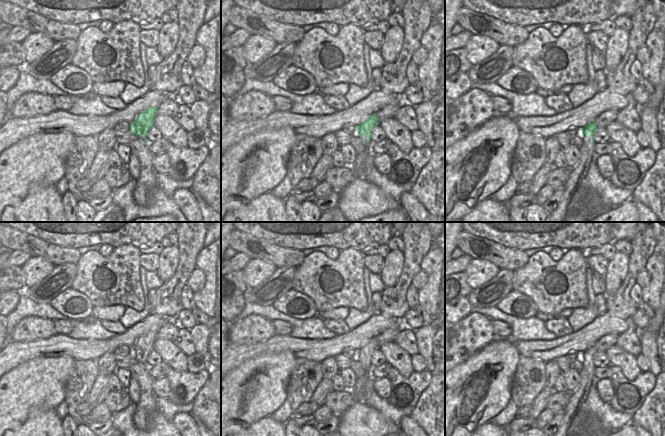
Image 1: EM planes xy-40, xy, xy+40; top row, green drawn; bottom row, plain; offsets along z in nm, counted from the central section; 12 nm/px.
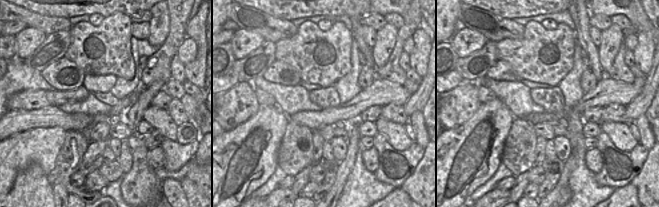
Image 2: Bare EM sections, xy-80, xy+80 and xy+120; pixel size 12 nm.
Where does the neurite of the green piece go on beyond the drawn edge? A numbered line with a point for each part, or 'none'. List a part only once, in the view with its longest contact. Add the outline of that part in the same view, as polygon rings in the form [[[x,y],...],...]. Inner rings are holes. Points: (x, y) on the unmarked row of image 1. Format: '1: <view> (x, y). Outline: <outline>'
1: xy (358, 390). Outline: [[[357,352],[354,353],[352,360],[358,361],[366,372],[366,374],[364,376],[356,379],[355,386],[351,389],[351,392],[354,396],[354,402],[364,401],[364,389],[366,386],[366,377],[370,376],[373,366],[368,365],[364,359],[359,359]]]

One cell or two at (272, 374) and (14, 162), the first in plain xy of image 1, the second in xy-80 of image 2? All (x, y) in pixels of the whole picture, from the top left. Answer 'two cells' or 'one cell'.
one cell

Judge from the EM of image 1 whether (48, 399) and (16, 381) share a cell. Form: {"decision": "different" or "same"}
{"decision": "same"}

